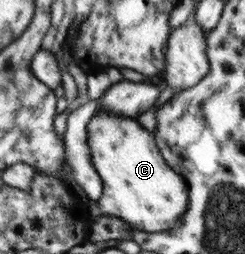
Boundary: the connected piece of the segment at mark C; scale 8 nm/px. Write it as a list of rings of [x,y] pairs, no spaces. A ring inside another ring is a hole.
[[[96,112],[88,123],[88,144],[92,162],[103,182],[103,193],[98,203],[102,212],[121,218],[134,229],[144,232],[164,232],[176,228],[189,208],[189,185],[182,175],[173,169],[161,156],[156,135],[148,132],[133,118],[110,115],[109,112]]]

